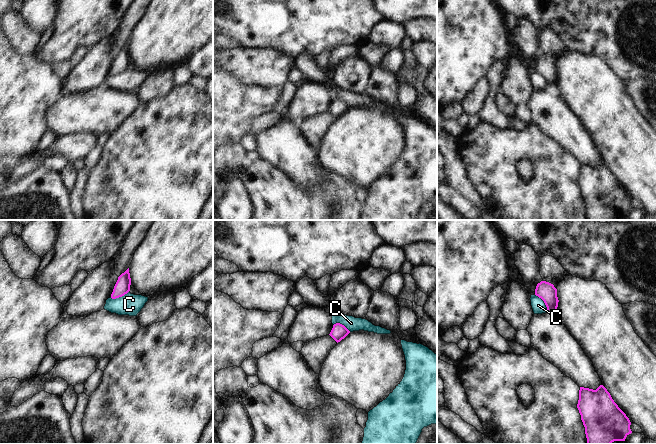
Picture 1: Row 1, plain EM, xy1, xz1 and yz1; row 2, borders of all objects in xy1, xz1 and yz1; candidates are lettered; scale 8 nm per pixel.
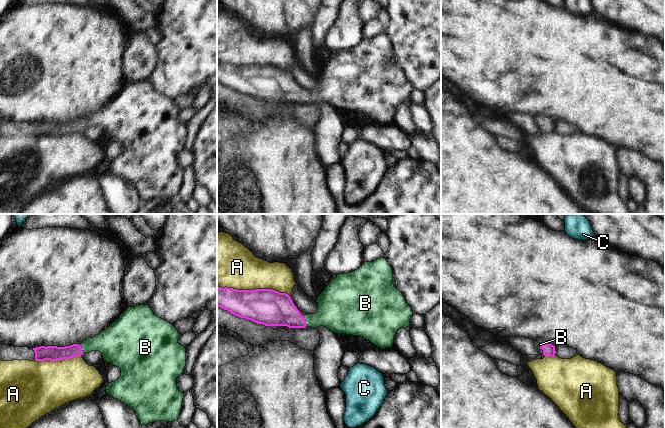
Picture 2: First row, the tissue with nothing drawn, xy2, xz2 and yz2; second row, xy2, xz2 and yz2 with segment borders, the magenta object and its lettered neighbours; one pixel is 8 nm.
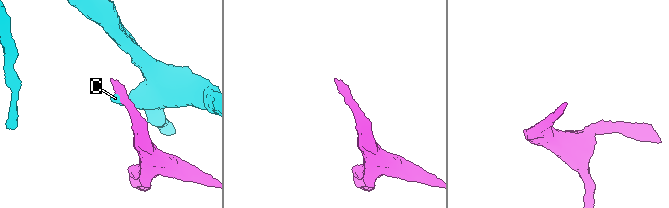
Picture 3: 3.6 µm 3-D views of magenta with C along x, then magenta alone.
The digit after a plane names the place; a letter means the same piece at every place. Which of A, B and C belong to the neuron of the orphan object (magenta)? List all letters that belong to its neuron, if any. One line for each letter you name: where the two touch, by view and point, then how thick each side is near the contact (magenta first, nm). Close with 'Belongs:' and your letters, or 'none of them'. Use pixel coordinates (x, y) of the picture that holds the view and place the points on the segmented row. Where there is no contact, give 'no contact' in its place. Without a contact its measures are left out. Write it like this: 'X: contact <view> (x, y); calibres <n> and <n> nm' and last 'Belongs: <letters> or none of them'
B: contact xz2 (305, 321); calibres 280 and 280 nm
Belongs: B

